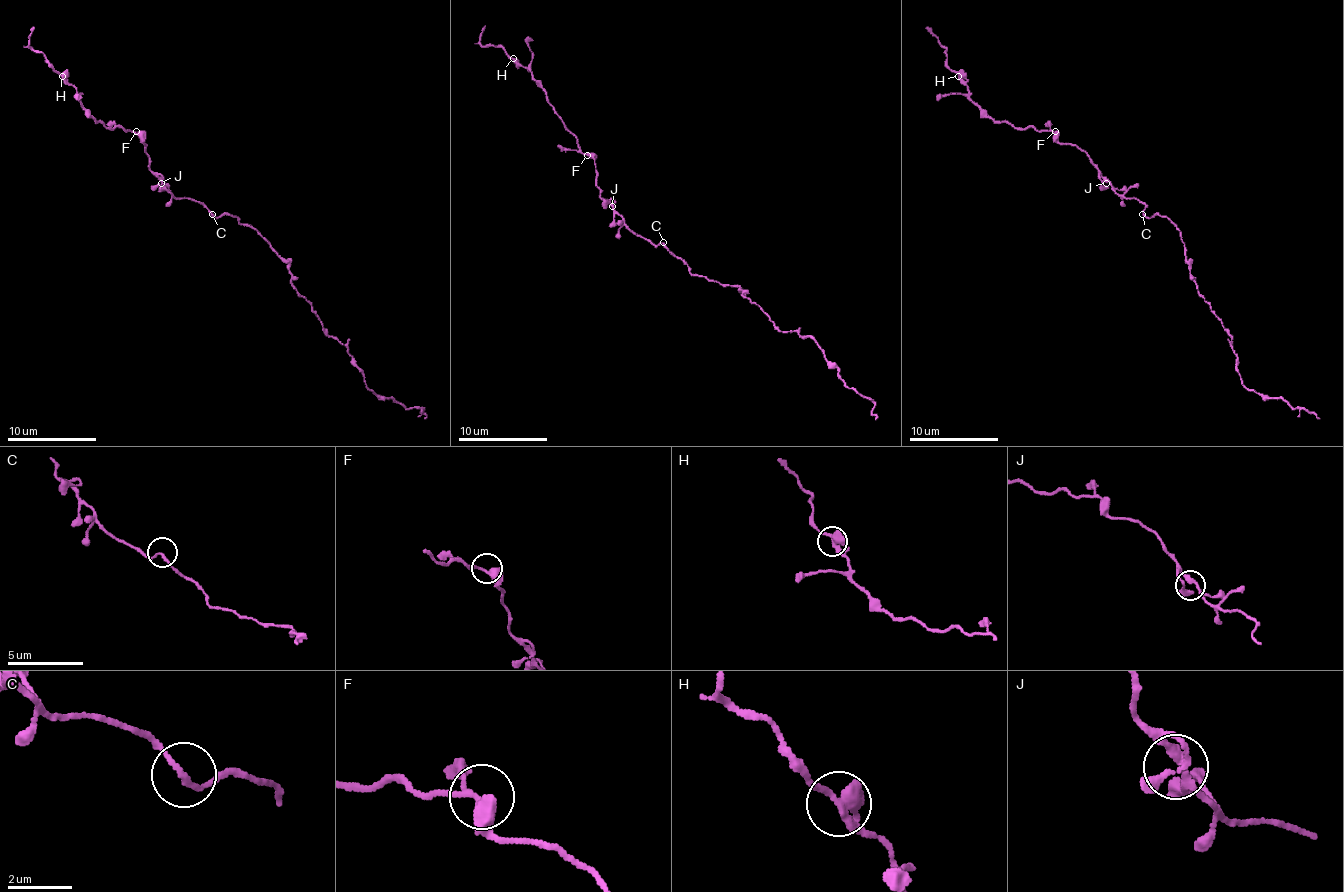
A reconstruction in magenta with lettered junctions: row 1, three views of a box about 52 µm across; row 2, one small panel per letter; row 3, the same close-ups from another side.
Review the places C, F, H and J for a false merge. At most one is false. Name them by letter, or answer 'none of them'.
none of them

